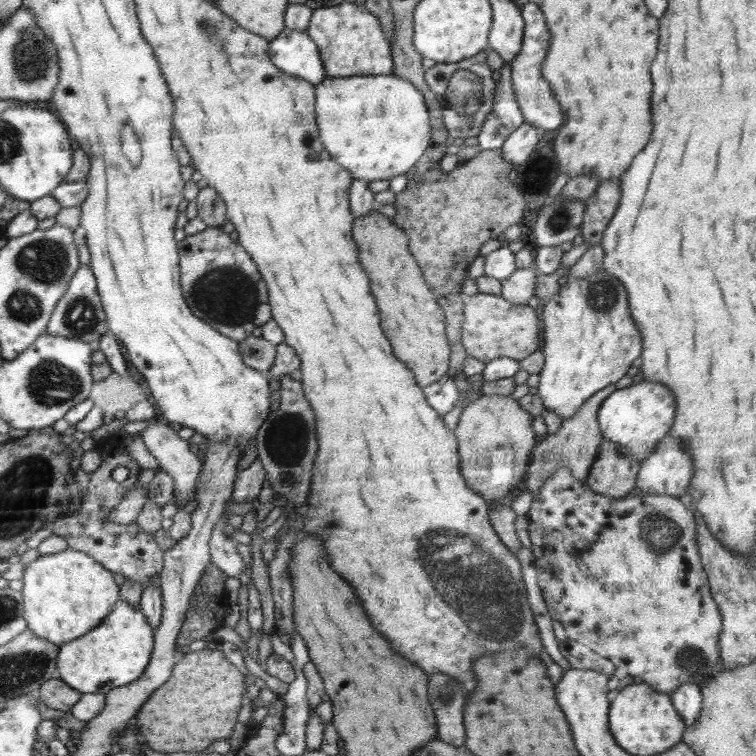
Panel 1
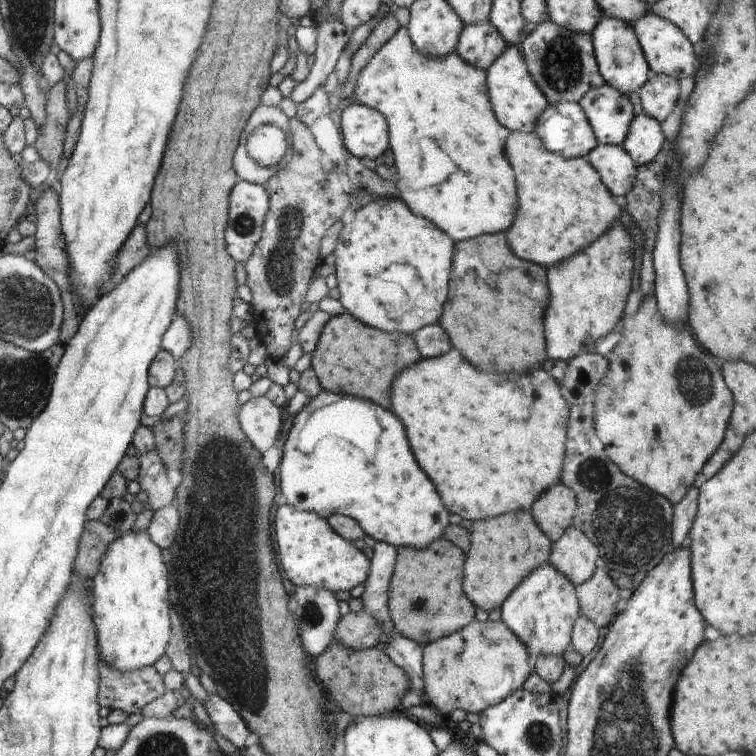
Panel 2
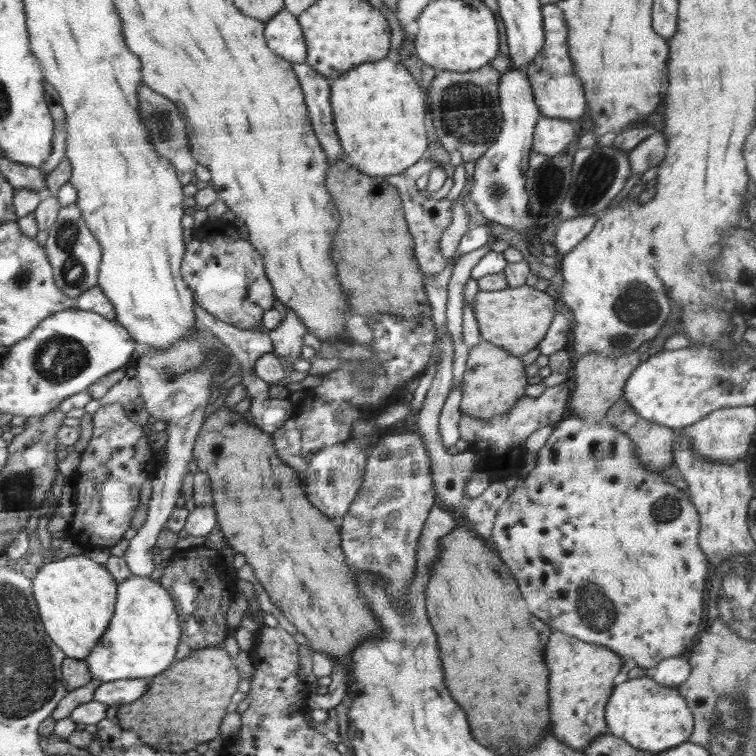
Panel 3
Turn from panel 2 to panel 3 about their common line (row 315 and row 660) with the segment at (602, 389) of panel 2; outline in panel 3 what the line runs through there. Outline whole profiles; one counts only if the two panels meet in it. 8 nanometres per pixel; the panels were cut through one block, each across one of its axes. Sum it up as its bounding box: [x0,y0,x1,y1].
[492,415,708,668]

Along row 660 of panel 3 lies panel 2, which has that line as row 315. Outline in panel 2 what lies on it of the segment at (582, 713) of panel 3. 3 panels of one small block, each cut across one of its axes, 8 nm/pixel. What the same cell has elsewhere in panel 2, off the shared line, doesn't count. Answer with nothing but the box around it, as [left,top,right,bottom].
[546,225,632,362]

